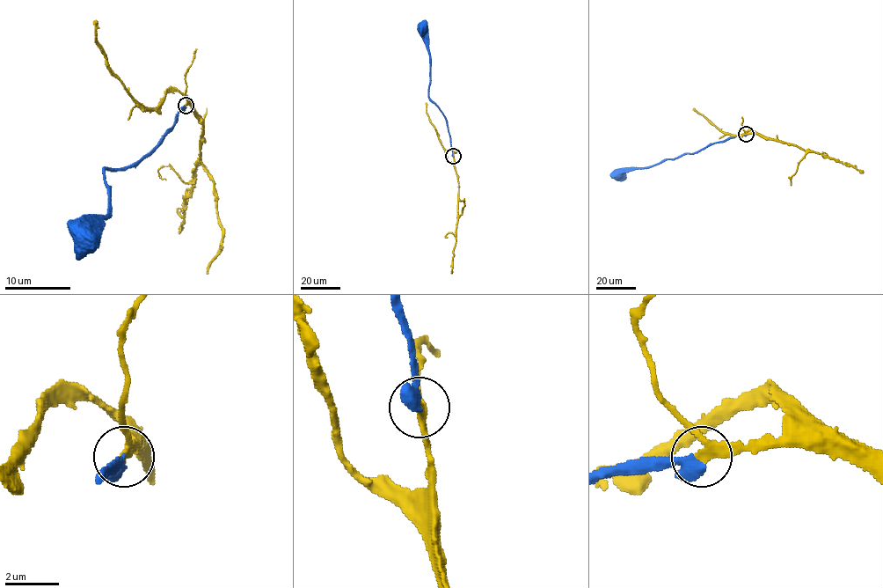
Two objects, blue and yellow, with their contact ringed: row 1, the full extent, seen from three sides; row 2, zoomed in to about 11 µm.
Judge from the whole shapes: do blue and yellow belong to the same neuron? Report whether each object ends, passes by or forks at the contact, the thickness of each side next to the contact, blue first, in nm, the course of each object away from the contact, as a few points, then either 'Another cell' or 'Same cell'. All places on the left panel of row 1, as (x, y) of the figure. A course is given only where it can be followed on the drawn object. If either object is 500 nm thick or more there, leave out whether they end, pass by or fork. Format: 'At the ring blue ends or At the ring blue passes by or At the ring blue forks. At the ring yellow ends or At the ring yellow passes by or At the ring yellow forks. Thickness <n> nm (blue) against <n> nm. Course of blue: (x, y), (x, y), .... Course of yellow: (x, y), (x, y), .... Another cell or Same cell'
Thickness 550 nm (blue) against 240 nm. Course of blue: (186, 105), (176, 114), (174, 124), (142, 159), (119, 169), (105, 171), (108, 212), (89, 237), (83, 237). Course of yellow: (186, 105), (189, 103), (202, 120), (202, 133), (194, 184), (185, 199), (186, 202), (187, 199), (179, 231). Same cell

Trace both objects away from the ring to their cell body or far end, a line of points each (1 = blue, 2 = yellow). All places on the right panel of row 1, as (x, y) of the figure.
1: (746, 134), (710, 143), (692, 153), (618, 173)
2: (747, 134), (759, 133), (794, 143), (846, 162), (864, 172)

